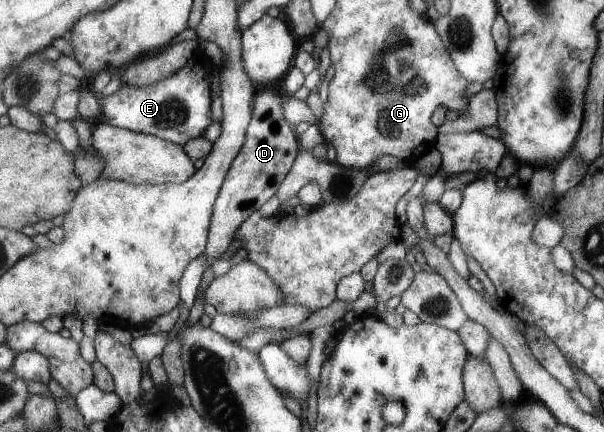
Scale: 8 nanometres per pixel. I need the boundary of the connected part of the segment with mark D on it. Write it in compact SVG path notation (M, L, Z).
M276 86L261 88L253 97L252 117L246 130L244 145L234 158L232 167L225 177L224 187L221 188L213 207L209 243L205 249L208 257L222 257L225 254L235 239L240 224L258 211L278 191L296 159L300 148L298 135L284 117L283 99L284 95Z

